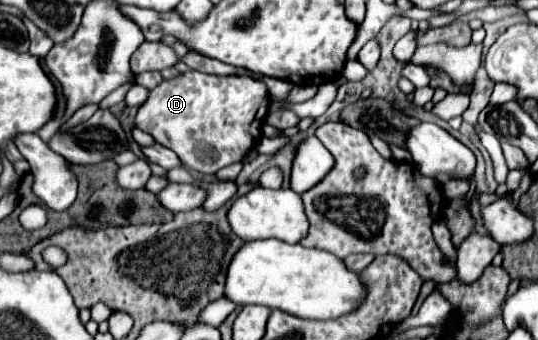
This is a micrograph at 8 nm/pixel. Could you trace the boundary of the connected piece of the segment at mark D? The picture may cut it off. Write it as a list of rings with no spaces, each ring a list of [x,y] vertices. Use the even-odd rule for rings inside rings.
[[[185,71],[177,75],[175,79],[159,83],[149,99],[139,107],[135,125],[149,133],[159,145],[165,145],[173,153],[177,153],[179,161],[193,171],[199,171],[203,175],[213,175],[219,169],[241,163],[243,157],[257,145],[257,141],[263,135],[263,123],[269,113],[269,91],[263,81],[257,81],[249,75],[207,75],[201,71]]]

